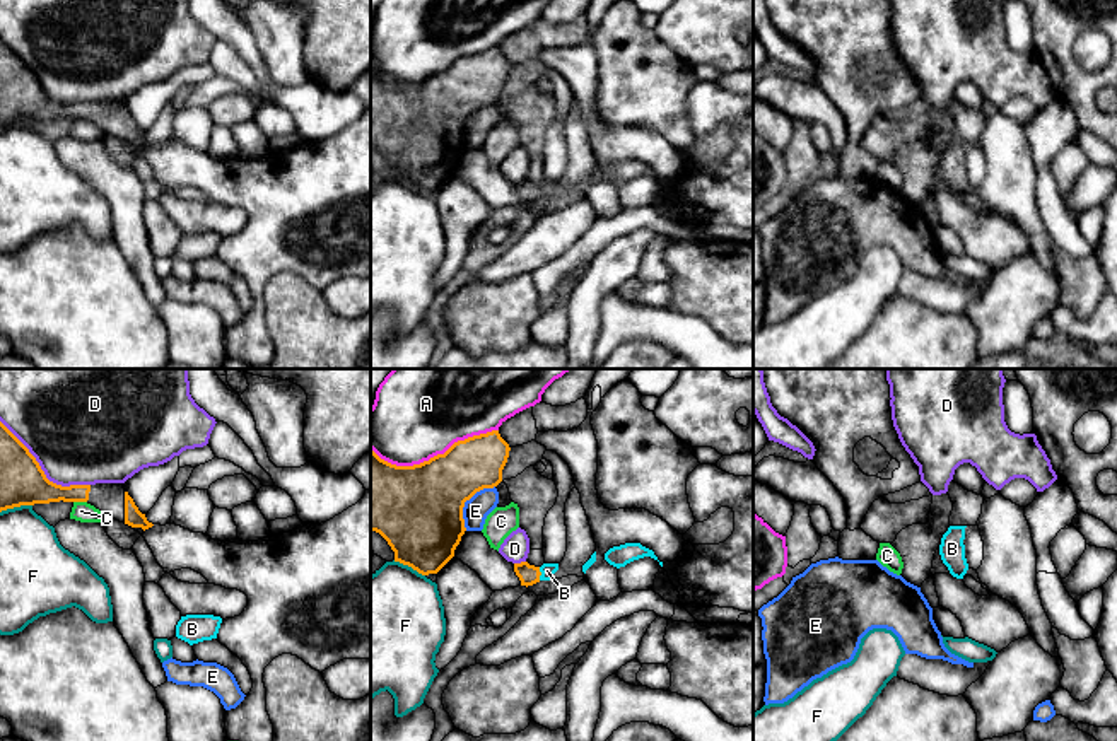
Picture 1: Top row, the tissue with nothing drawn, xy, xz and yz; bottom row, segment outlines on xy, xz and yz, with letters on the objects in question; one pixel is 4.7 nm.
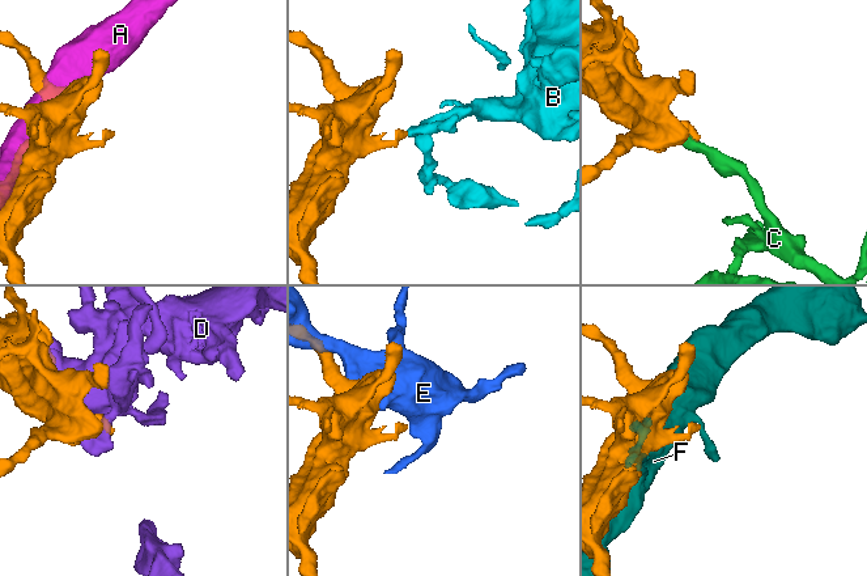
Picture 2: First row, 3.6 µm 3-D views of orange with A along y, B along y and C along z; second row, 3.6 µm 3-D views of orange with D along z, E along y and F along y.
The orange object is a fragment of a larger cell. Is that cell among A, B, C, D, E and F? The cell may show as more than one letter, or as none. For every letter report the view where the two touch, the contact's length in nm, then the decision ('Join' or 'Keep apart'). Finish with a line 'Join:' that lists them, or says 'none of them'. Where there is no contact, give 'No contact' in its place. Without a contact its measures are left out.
A: Touches orange in xz. Shared border 600 nm. Keep apart
B: Touches orange in xz. Shared border 60 nm. Join
C: Touches orange in xy. Shared border 60 nm. Keep apart
D: Touches orange in xy. Shared border 500 nm. Keep apart
E: Touches orange in xz. Shared border 260 nm. Keep apart
F: Touches orange in xy. Shared border 160 nm. Keep apart
Join: B

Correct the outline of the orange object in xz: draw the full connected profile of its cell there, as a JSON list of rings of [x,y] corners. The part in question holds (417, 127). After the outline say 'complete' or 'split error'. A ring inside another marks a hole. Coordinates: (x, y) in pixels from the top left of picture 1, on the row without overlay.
[[[499,48],[458,58],[444,72],[413,84],[391,82],[371,67],[371,149],[388,159],[395,179],[422,193],[437,191],[454,174],[466,149],[465,120],[502,99],[509,68]]] | complete

